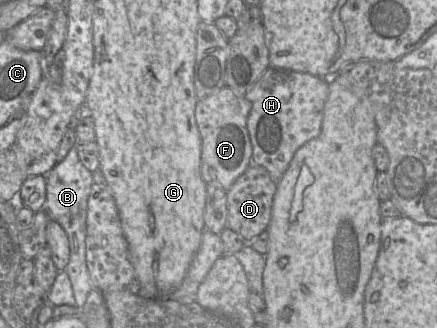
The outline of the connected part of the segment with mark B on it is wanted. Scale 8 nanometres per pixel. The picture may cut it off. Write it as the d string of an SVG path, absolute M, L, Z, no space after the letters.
M73 146L62 161L57 162L47 175L41 176L46 178L45 210L68 236L70 259L64 271L72 284L76 306L82 308L94 289L86 263L87 210L93 174L80 162L76 146Z

